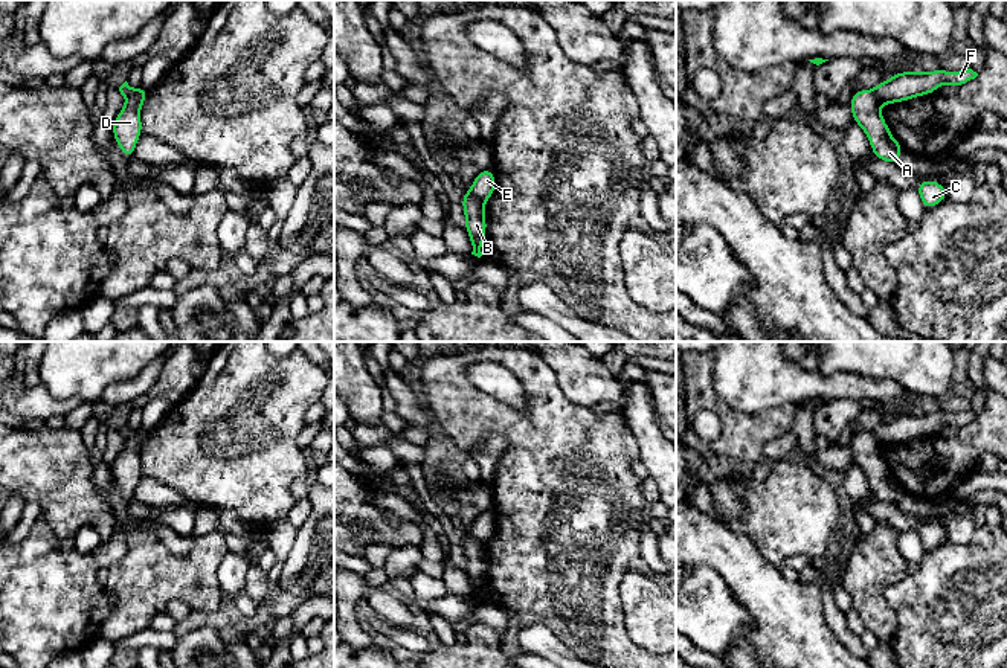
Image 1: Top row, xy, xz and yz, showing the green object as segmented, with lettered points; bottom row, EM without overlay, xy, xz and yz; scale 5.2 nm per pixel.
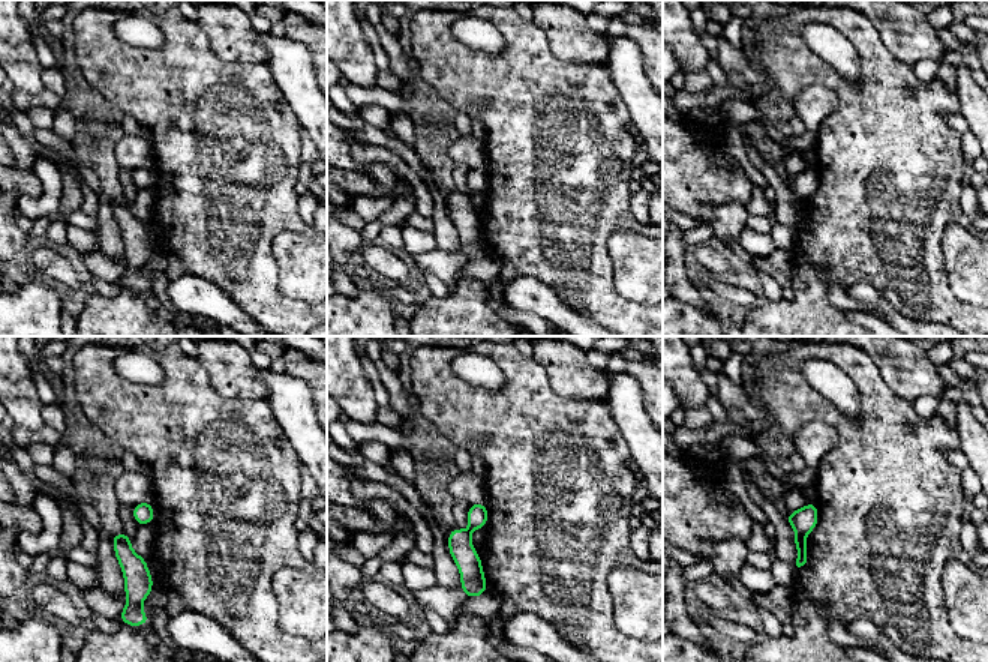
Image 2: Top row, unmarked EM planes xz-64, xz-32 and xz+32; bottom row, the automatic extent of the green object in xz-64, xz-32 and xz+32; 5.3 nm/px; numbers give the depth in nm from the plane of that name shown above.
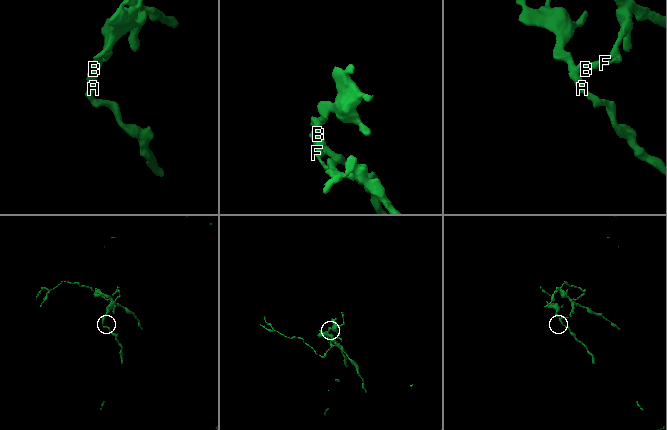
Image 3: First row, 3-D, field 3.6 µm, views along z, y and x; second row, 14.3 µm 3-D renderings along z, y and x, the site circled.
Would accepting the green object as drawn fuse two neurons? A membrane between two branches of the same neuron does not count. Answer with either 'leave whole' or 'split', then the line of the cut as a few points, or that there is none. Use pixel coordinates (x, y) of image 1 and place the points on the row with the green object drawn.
split; cut xz (466, 191), (482, 202)

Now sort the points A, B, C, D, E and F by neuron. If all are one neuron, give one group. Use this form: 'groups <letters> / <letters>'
groups A C D E / B F

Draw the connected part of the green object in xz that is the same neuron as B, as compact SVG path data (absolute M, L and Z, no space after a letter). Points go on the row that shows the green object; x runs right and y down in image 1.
M465 192L461 201L465 215L464 229L470 235L471 255L482 256L482 244L485 241L487 220L485 220L485 203Z

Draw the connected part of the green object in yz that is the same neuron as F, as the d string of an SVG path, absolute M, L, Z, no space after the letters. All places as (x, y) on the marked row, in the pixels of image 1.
M972 69L946 72L899 72L888 81L880 81L873 93L880 104L905 102L917 96L932 95L940 85L964 85L978 76Z

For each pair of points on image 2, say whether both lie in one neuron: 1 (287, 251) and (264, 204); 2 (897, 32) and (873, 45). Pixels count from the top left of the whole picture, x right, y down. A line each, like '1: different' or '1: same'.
1: different
2: different

